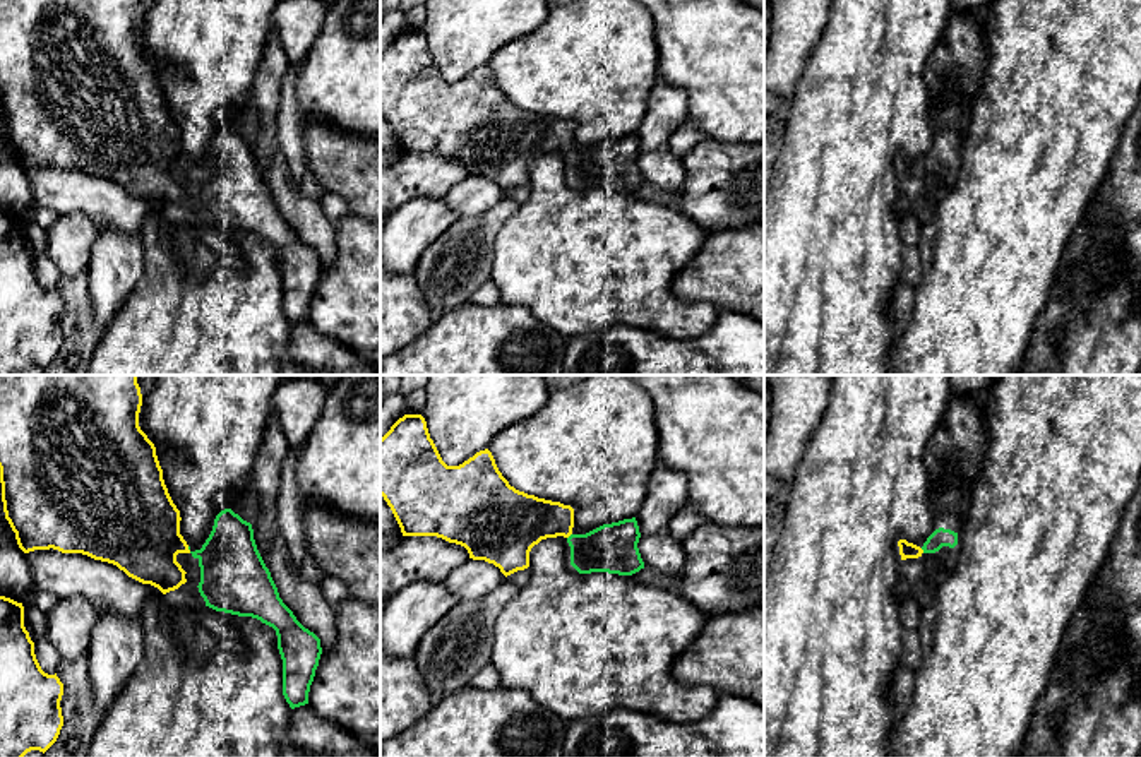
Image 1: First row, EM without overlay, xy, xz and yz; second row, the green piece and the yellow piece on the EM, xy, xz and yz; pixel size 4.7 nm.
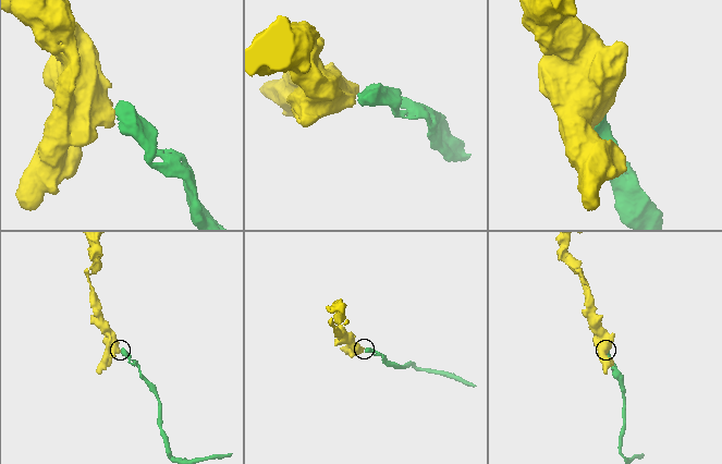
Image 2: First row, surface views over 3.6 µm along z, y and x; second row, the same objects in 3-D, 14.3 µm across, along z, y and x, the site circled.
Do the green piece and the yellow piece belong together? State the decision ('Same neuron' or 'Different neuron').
Same neuron

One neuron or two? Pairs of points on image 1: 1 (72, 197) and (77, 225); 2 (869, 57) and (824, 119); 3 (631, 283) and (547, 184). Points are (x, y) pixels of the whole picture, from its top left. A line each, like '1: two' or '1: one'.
1: two
2: one
3: one

